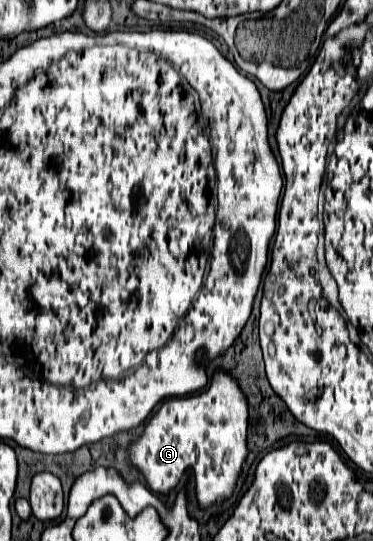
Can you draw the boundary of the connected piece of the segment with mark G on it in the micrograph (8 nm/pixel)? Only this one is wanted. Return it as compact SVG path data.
M217 373L207 391L193 397L169 399L150 418L143 437L129 451L129 461L141 469L153 491L167 493L181 477L191 473L199 505L207 507L231 495L247 457L247 399L229 375Z

